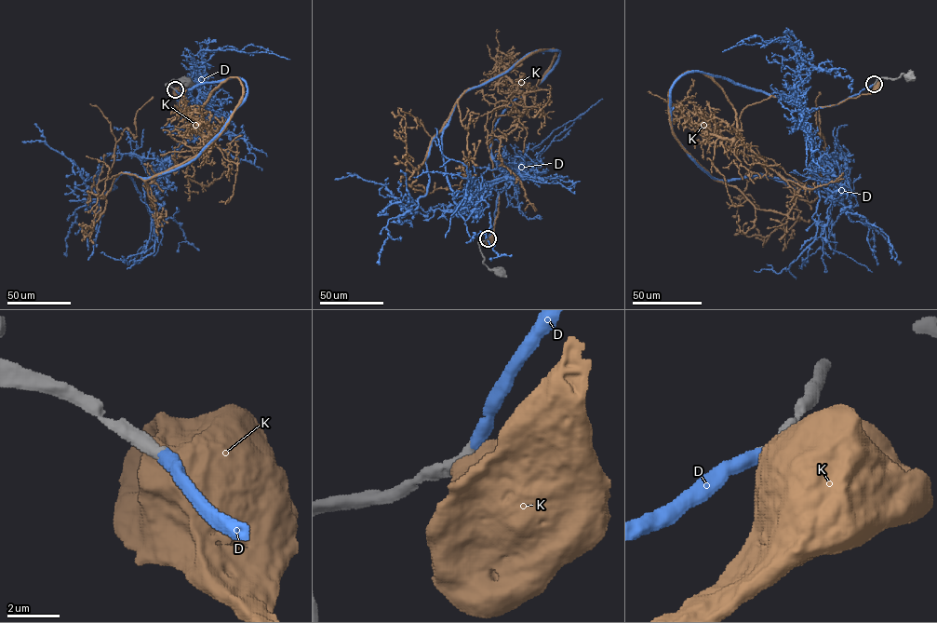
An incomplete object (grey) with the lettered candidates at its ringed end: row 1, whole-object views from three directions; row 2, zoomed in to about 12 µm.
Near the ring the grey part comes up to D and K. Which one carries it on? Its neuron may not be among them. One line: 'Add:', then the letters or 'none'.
Add: D

